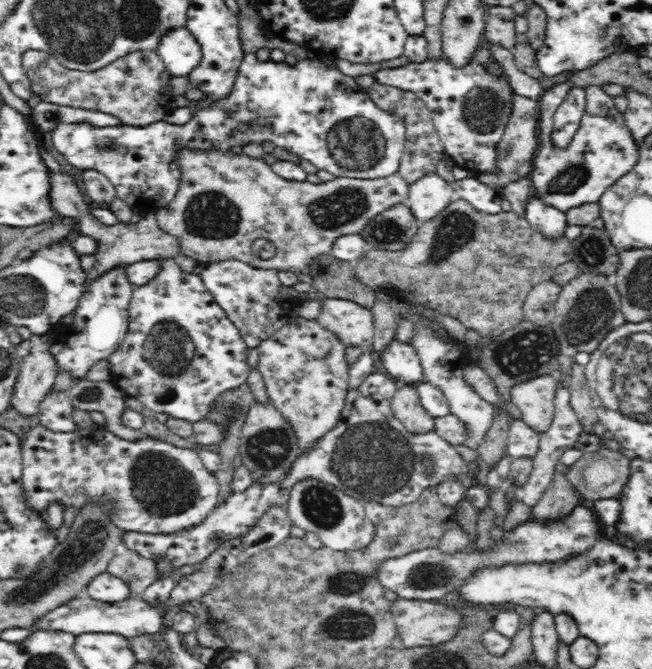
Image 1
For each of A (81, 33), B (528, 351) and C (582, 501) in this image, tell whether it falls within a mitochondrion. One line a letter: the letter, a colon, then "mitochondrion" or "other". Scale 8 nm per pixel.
A: mitochondrion
B: mitochondrion
C: other

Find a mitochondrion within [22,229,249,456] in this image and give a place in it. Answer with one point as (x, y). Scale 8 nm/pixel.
(167, 346)

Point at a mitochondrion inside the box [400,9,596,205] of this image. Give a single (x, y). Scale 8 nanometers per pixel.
(484, 109)

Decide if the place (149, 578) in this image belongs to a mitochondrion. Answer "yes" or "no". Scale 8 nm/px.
no

